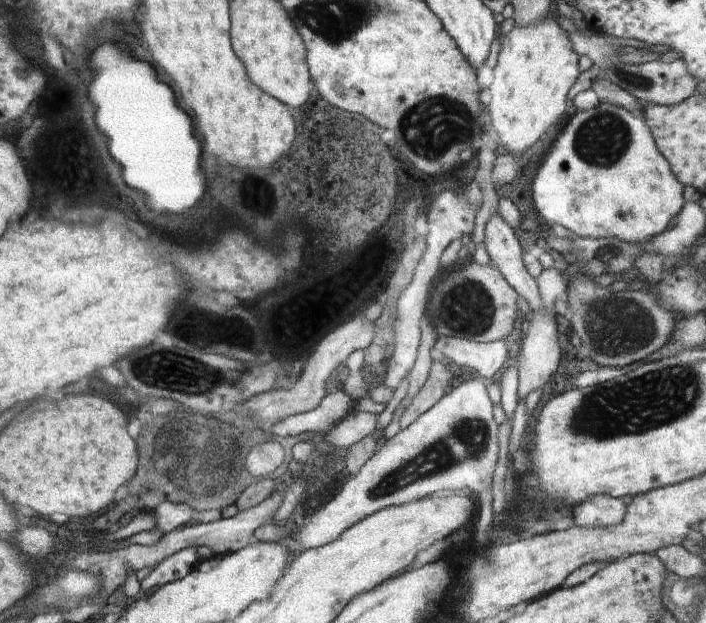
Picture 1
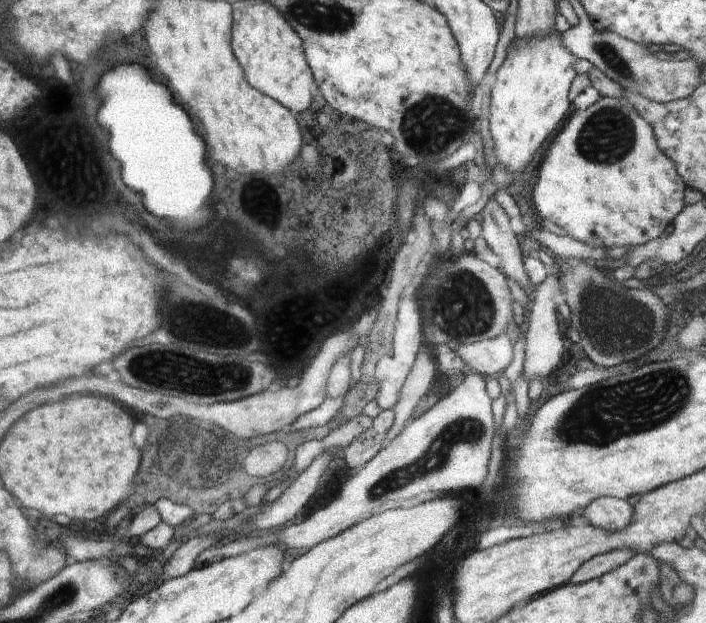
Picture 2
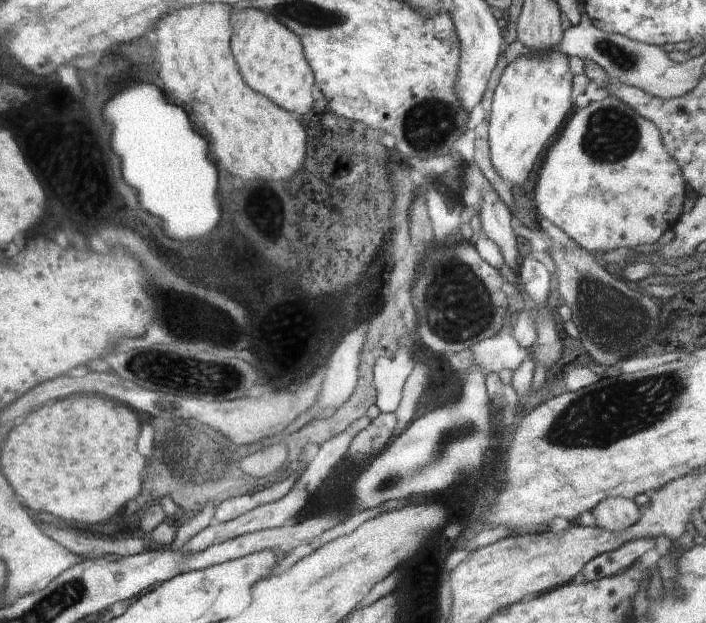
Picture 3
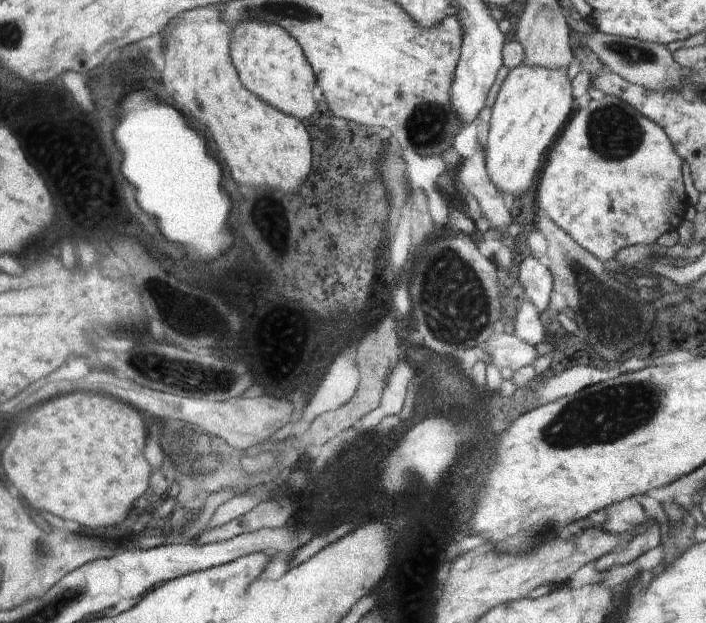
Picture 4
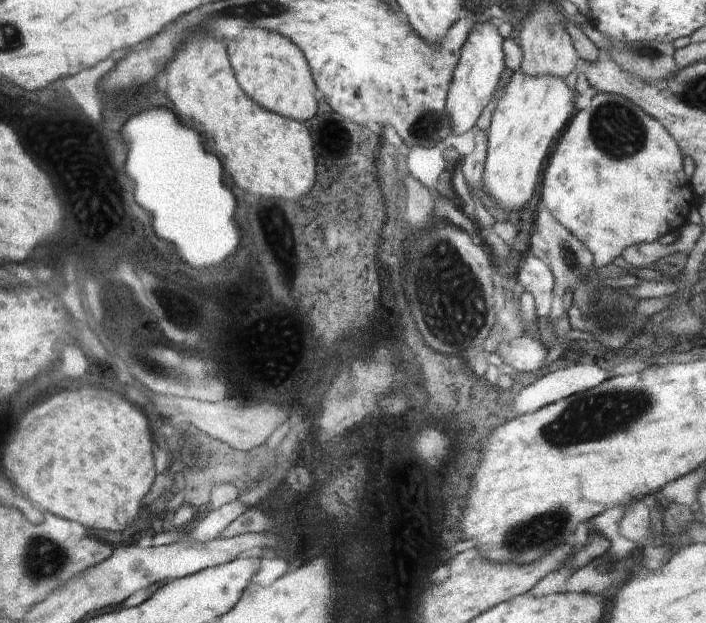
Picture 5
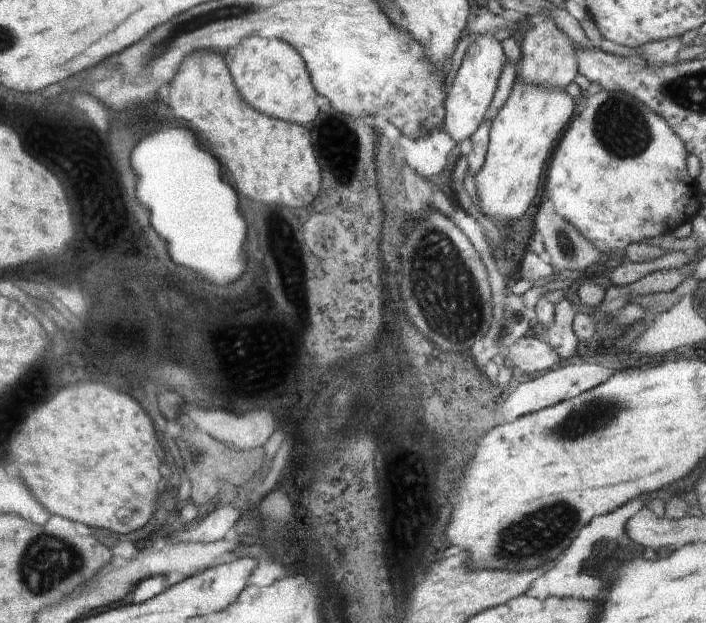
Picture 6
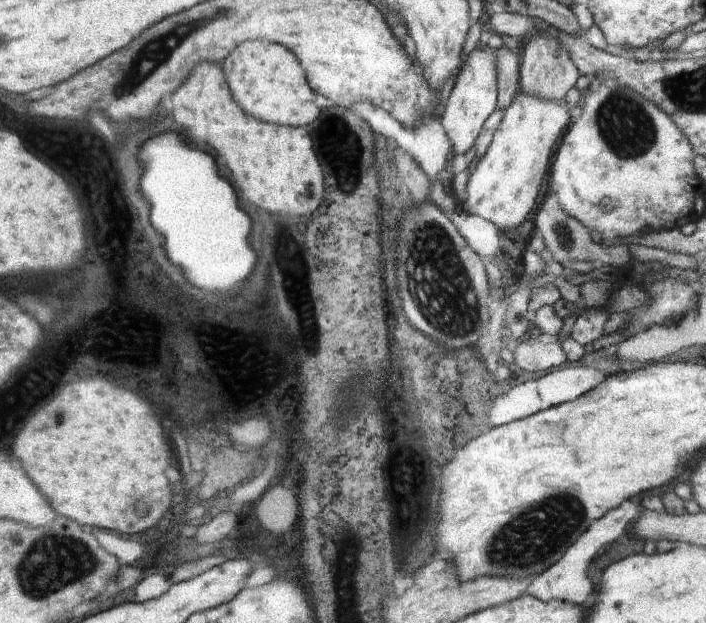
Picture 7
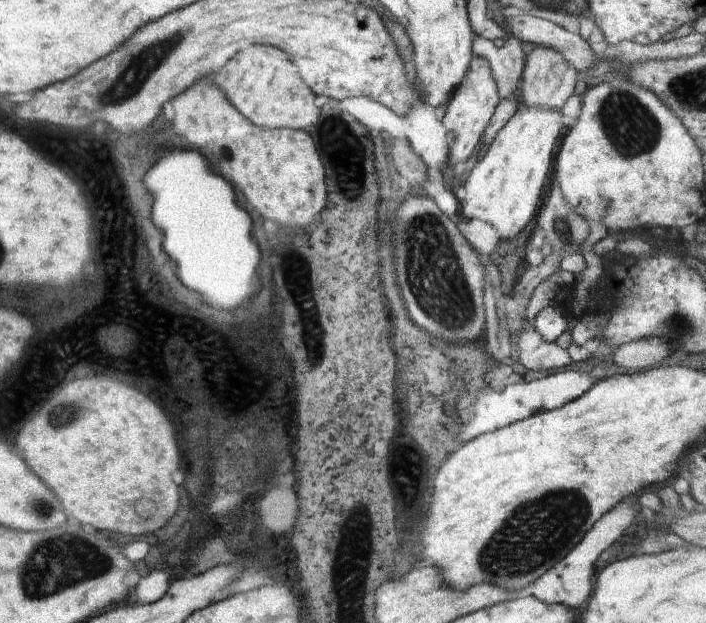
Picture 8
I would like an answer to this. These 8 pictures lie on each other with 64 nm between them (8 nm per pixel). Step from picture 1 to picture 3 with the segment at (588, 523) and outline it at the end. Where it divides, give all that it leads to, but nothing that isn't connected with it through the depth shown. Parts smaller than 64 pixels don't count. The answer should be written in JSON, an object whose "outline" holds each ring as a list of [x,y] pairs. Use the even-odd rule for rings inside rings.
{"outline":[[[606,498],[591,512],[592,524],[607,531],[625,531],[641,517],[640,507],[633,499]]]}

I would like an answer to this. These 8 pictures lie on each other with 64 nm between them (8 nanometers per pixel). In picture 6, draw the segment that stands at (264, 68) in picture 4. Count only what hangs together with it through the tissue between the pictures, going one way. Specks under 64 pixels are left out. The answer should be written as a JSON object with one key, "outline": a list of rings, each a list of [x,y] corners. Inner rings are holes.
{"outline":[[[250,35],[243,38],[236,46],[226,49],[223,55],[241,97],[259,113],[267,114],[272,118],[282,118],[282,120],[288,120],[288,122],[296,122],[296,124],[306,124],[306,122],[316,118],[318,108],[320,108],[314,101],[317,90],[312,84],[304,59],[285,40]]]}

